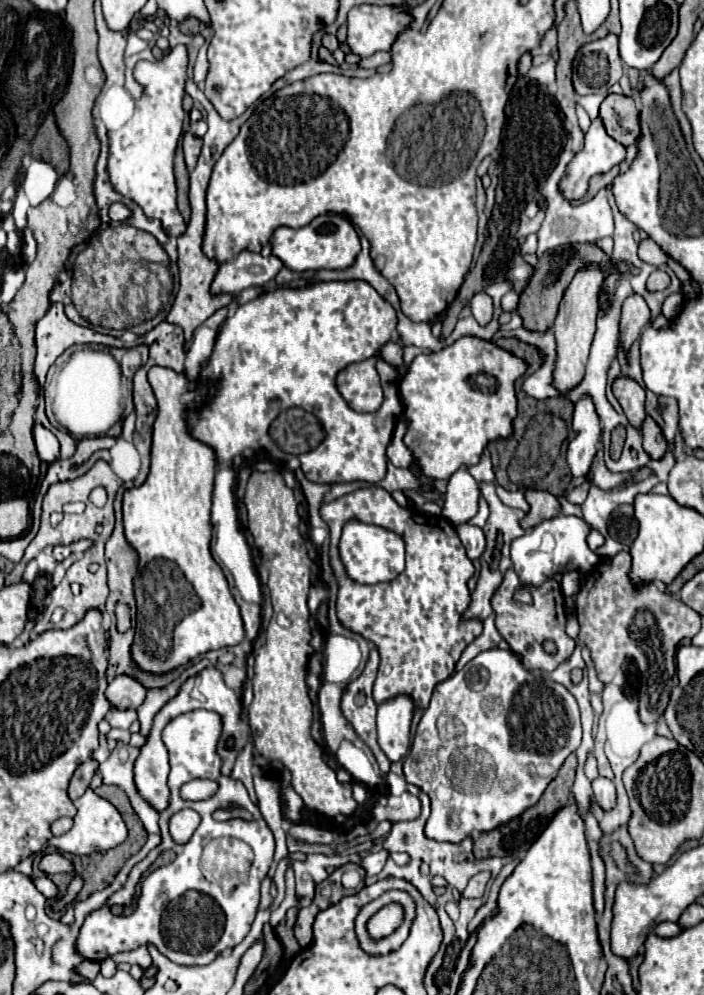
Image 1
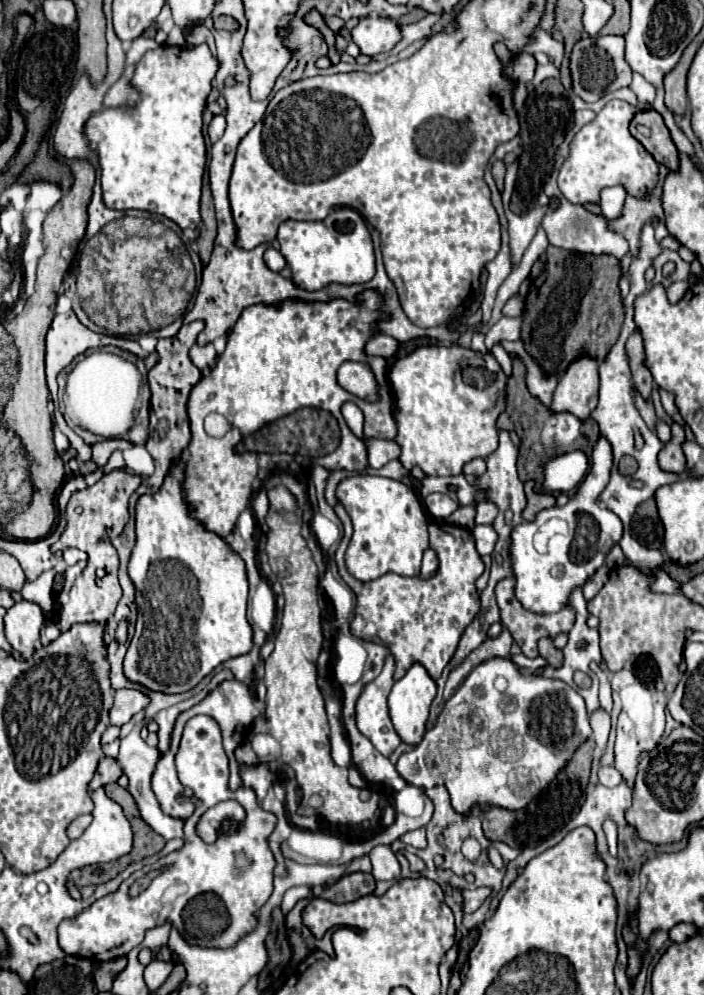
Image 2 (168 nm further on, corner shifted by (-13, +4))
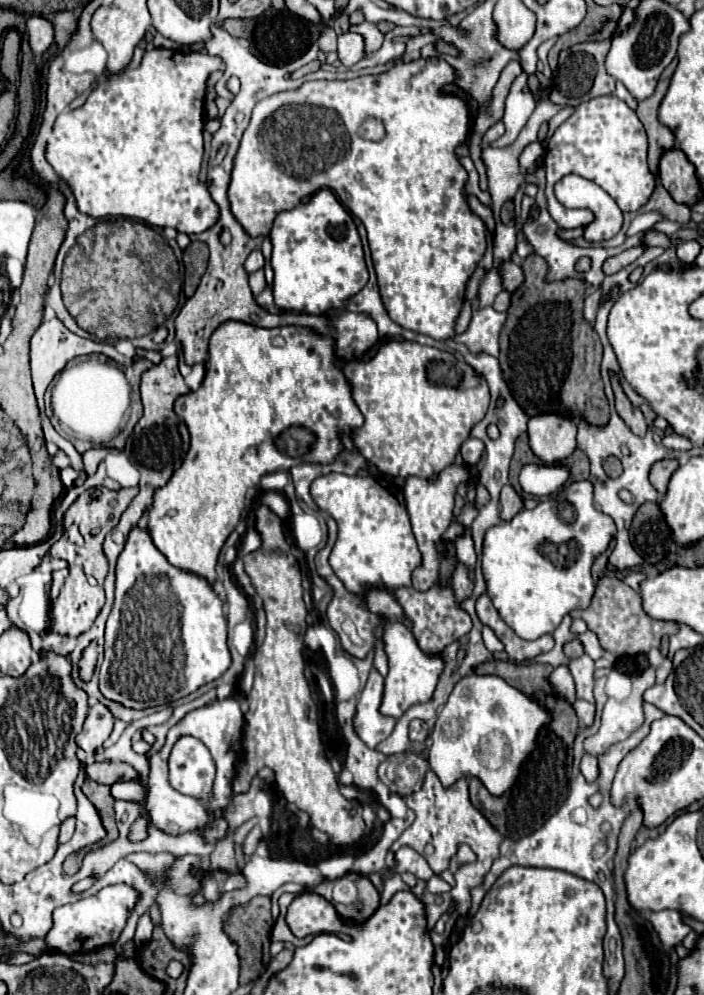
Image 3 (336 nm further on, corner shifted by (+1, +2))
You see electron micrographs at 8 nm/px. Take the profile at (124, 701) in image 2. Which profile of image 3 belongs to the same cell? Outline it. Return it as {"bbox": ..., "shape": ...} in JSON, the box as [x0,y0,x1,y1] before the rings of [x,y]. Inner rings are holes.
{"bbox":[77,703,113,753],"shape":[[[95,703],[89,709],[89,715],[83,723],[83,731],[77,735],[77,747],[87,753],[93,753],[111,735],[111,729],[113,729],[113,715],[109,713],[107,707]]]}

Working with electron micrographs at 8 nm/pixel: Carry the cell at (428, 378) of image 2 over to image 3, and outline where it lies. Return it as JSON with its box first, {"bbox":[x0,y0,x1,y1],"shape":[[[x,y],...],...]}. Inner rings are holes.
{"bbox":[343,341,489,477],"shape":[[[389,341],[385,345],[379,347],[379,351],[375,353],[375,357],[371,357],[369,361],[353,361],[353,363],[347,363],[345,369],[343,369],[349,385],[351,385],[351,393],[353,393],[353,401],[357,403],[357,407],[361,409],[363,417],[365,417],[365,423],[363,427],[357,427],[353,429],[353,443],[355,443],[355,449],[371,463],[377,467],[377,471],[381,475],[387,475],[387,477],[409,477],[409,475],[417,475],[417,477],[431,477],[435,473],[439,473],[441,469],[445,469],[445,465],[451,465],[455,461],[455,455],[461,447],[461,443],[469,437],[469,431],[473,429],[475,423],[479,423],[485,413],[487,413],[487,407],[489,407],[489,387],[485,383],[483,377],[479,377],[465,361],[457,361],[451,353],[447,351],[439,351],[435,347],[429,347],[425,345],[419,345],[417,341]]]}

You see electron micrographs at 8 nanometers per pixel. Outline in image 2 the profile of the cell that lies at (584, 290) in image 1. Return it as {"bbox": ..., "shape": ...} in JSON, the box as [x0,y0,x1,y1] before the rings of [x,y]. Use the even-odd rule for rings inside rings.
{"bbox":[551,359,599,419],"shape":[[[575,359],[571,367],[559,379],[551,409],[555,413],[573,413],[579,419],[587,419],[597,405],[599,373],[595,359]]]}

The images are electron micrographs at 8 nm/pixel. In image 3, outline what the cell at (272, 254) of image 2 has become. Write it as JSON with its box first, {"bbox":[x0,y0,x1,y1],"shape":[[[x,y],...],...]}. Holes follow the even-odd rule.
{"bbox":[245,249,265,273],"shape":[[[255,249],[255,251],[251,251],[251,255],[249,255],[247,261],[245,261],[245,271],[247,271],[247,273],[253,273],[253,271],[257,271],[257,269],[263,269],[263,265],[265,265],[263,253],[261,253],[261,249]]]}

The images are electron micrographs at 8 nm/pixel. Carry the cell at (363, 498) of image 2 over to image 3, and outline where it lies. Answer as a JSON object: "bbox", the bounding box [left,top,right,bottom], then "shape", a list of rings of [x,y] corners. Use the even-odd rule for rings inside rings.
{"bbox":[311,473,445,719],"shape":[[[329,473],[329,475],[321,475],[321,477],[317,477],[317,481],[313,481],[311,497],[319,509],[327,511],[337,521],[337,527],[339,527],[339,537],[337,537],[337,543],[335,543],[331,557],[329,557],[329,563],[331,563],[335,575],[343,581],[343,585],[349,593],[363,593],[365,607],[371,613],[379,615],[385,625],[381,639],[383,639],[383,649],[389,659],[389,675],[385,677],[385,693],[383,693],[381,713],[399,719],[411,705],[429,701],[429,697],[435,691],[441,669],[445,667],[441,653],[427,655],[425,651],[421,651],[421,647],[417,645],[417,639],[411,633],[411,627],[407,627],[407,623],[405,623],[401,605],[393,597],[395,589],[411,585],[411,573],[421,565],[421,551],[419,551],[417,541],[411,531],[403,491],[391,481],[375,479],[369,475],[365,475],[365,477],[353,475],[351,477],[351,475],[341,475],[341,473]]]}

